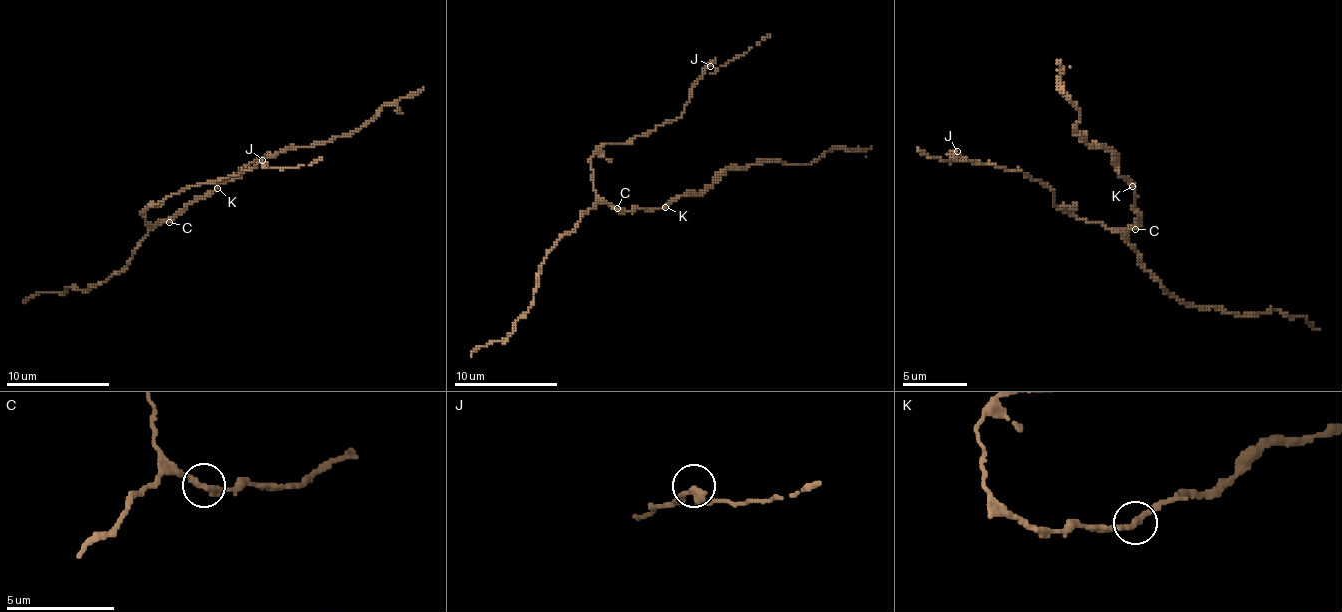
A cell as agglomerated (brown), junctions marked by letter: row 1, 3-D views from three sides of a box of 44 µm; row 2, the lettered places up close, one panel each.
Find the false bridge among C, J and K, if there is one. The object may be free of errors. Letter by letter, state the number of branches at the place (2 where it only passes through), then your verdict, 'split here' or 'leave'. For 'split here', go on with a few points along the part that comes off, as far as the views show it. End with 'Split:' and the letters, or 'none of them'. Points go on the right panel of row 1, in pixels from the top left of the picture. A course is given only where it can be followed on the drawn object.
C: branches 2; leave
J: branches 2; leave
K: branches 2; leave
Split: none of them

